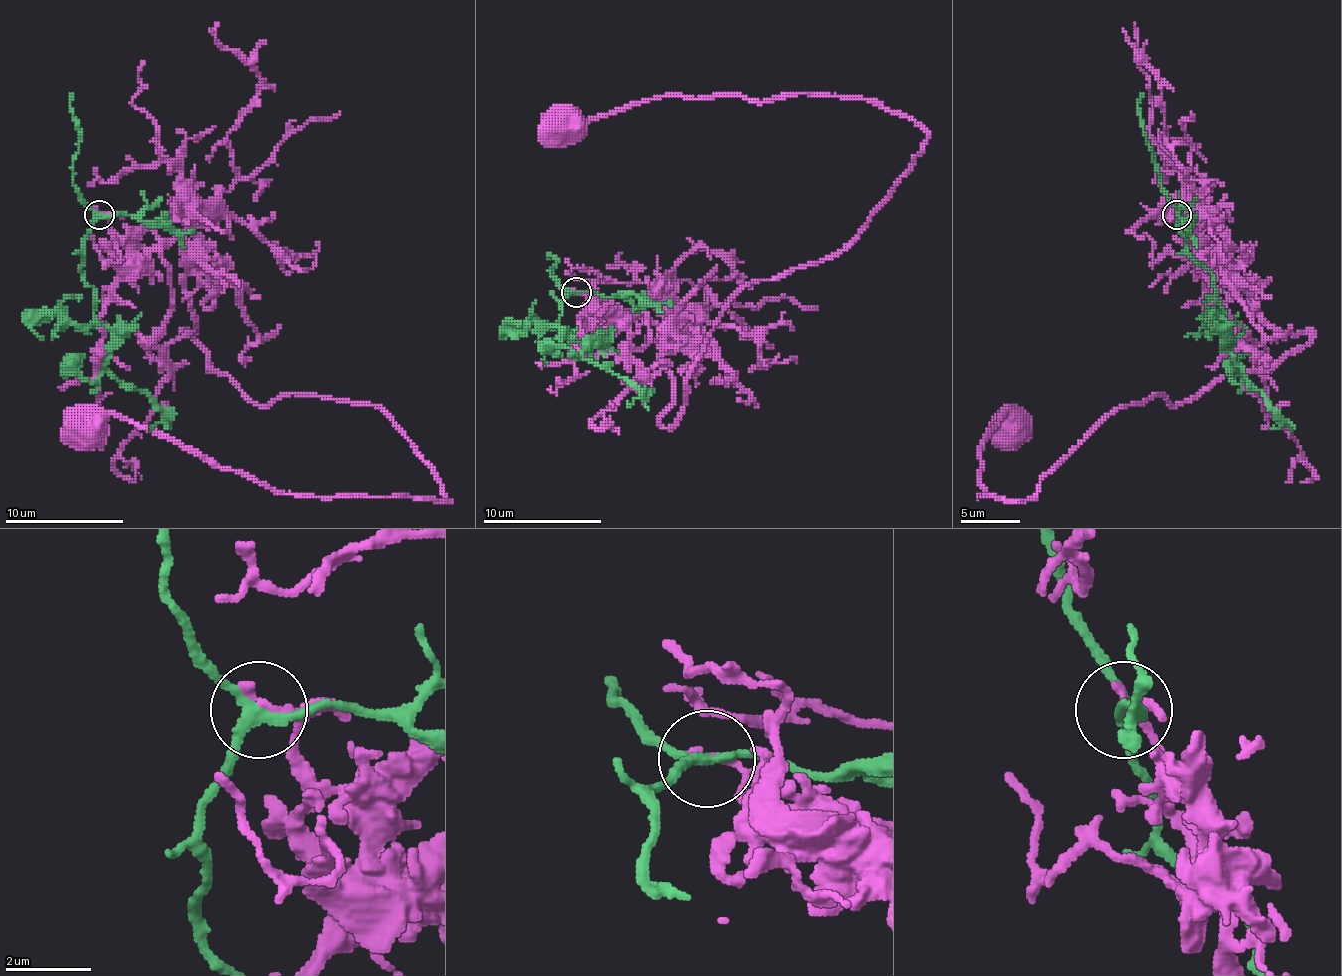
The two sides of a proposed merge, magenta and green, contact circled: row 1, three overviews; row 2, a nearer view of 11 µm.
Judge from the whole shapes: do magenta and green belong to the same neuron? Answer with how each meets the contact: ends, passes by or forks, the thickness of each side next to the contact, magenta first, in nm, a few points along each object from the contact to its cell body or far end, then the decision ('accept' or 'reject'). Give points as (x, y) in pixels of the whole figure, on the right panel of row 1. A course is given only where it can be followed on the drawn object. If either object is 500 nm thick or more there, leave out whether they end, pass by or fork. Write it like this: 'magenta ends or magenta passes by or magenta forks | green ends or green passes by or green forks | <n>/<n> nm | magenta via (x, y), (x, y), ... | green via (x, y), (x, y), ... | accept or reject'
magenta ends | green forks | 200/220 nm | magenta via (1176, 212), (1312, 337), (1123, 405), (1025, 500), (977, 497), (1010, 425) | green via (1176, 215), (1185, 248), (1208, 271), (1217, 289), (1223, 316), (1232, 334), (1232, 357), (1291, 431) | reject

